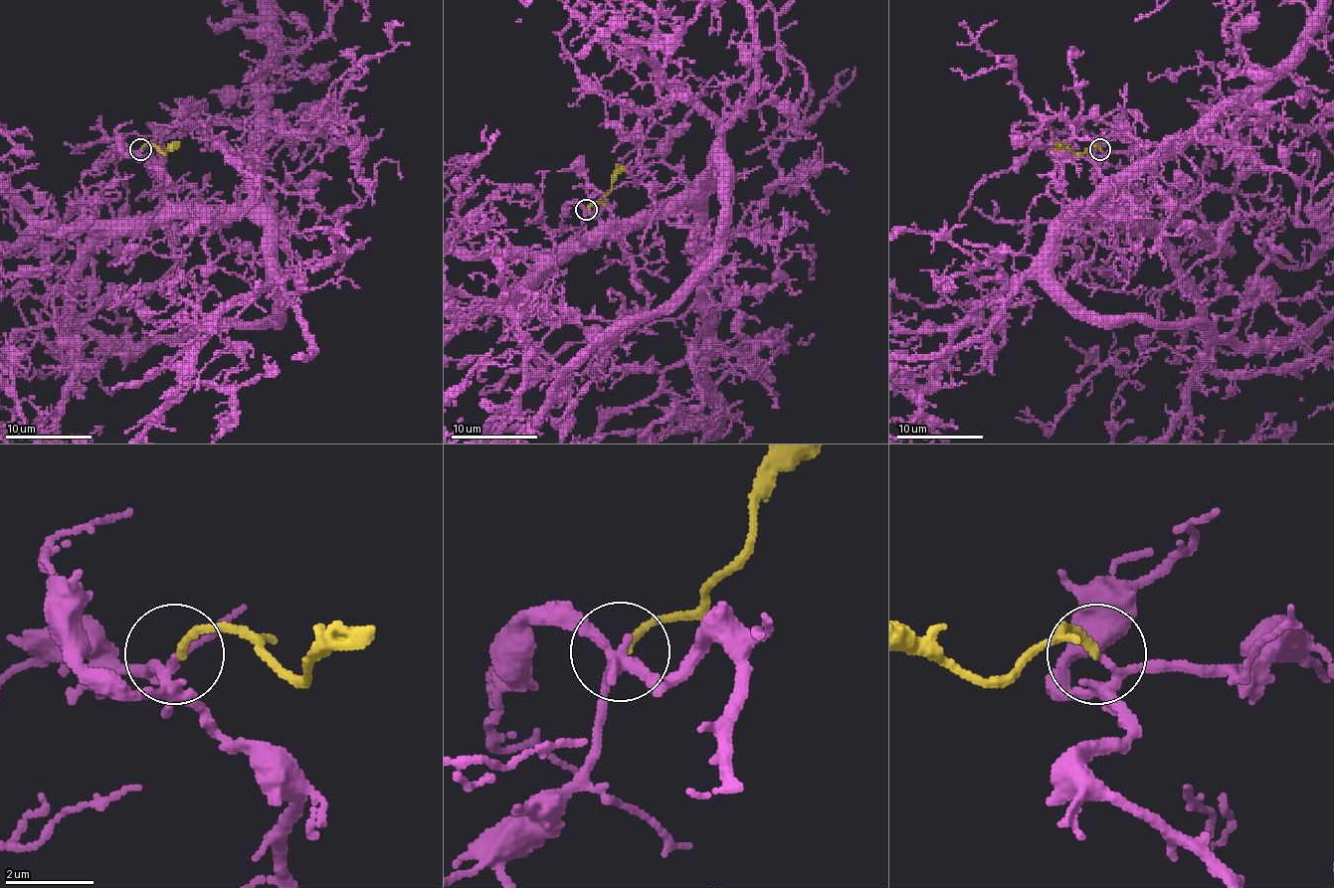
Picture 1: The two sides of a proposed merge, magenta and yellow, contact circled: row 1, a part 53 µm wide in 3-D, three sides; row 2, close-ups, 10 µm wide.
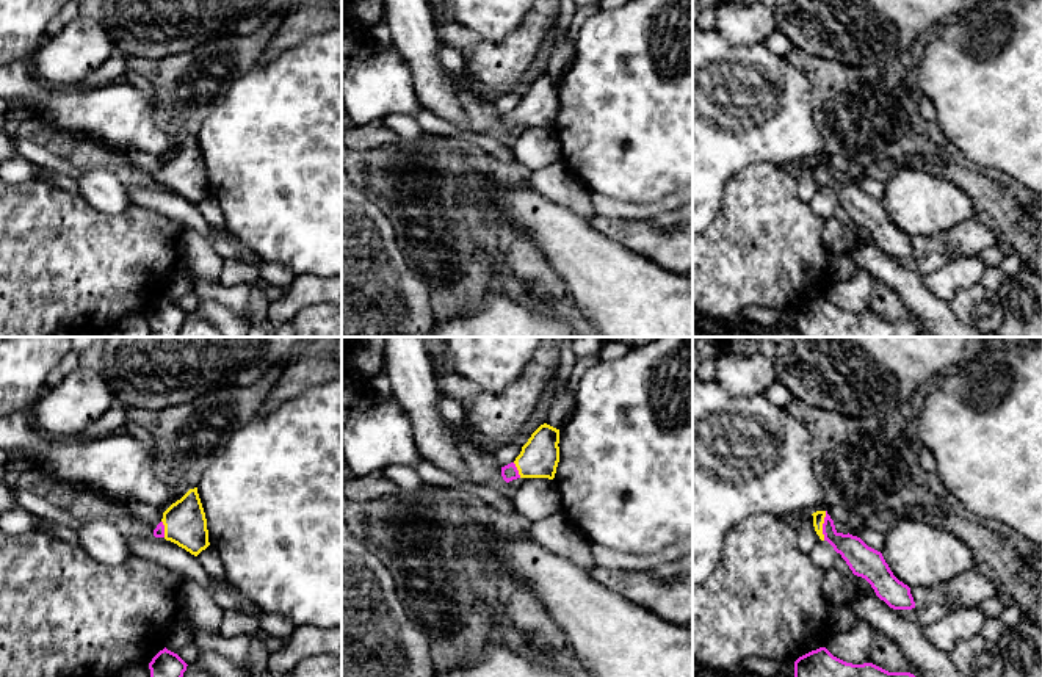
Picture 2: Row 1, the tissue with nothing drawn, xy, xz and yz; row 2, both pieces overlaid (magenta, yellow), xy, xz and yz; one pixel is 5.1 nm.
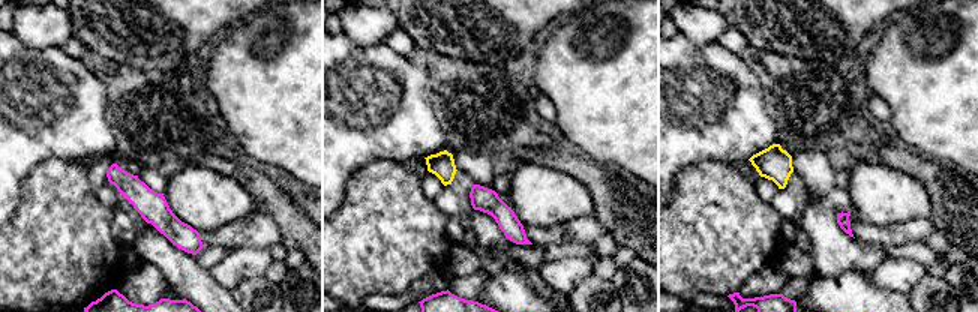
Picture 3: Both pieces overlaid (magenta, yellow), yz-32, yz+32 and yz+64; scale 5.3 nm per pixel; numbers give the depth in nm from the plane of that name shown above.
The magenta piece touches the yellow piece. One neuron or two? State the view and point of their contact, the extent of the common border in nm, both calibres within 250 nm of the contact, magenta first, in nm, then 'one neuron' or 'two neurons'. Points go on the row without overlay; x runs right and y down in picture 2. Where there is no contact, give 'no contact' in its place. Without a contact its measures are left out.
yz (823, 174) | 150 nm | 150/60 nm | one neuron

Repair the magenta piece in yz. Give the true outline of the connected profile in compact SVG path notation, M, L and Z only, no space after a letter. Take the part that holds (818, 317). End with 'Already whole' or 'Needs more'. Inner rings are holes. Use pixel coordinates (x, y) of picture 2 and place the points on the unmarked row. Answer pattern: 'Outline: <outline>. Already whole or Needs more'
Outline: M819 296L794 310L794 331L801 337L917 337L921 329L873 312L846 312Z. Already whole

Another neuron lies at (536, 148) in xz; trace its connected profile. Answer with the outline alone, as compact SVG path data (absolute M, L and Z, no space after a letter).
M523 127L512 144L516 161L537 171L563 161L561 143L555 129Z

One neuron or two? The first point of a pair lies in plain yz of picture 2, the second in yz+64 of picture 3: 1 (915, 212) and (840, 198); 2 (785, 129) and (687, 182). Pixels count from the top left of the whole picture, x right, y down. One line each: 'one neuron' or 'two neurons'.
1: two neurons
2: two neurons

